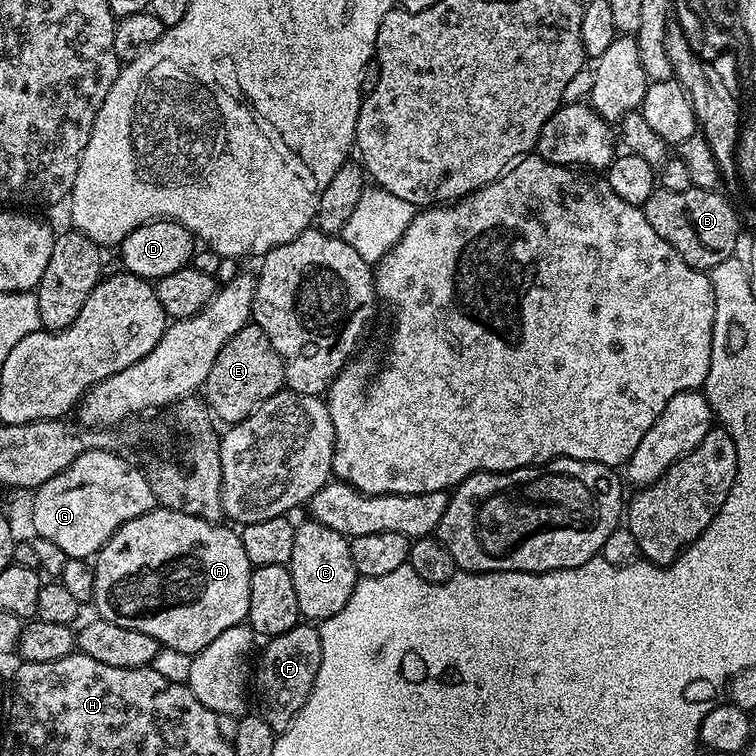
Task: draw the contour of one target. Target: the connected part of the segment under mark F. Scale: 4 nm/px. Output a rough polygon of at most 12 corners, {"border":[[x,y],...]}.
{"border":[[320,629],[271,637],[254,664],[264,721],[279,734],[310,698]]}

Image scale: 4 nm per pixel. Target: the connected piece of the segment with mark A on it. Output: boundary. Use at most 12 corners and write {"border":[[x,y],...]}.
{"border":[[159,506],[94,557],[95,615],[191,657],[245,623],[239,531]]}

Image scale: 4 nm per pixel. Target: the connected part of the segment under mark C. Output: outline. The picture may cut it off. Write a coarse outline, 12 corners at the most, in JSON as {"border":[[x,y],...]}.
{"border":[[297,525],[288,569],[303,619],[333,617],[358,577],[347,537]]}

